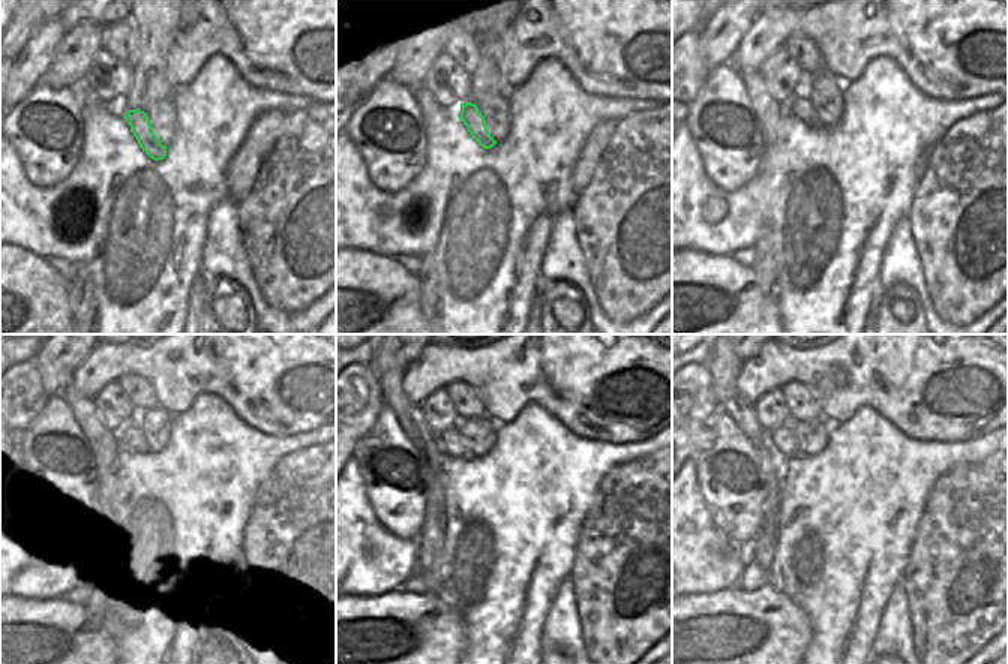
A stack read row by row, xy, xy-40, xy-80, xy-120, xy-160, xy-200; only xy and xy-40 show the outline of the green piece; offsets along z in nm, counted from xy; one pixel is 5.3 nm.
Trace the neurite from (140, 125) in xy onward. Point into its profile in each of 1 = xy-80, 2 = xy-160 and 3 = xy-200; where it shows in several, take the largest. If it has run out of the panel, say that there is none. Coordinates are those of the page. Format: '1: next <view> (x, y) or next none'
1: next xy-80 (801, 107)
2: next xy-160 (453, 444)
3: next xy-200 (783, 439)

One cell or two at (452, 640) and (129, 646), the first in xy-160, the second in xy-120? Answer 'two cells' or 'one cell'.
two cells

